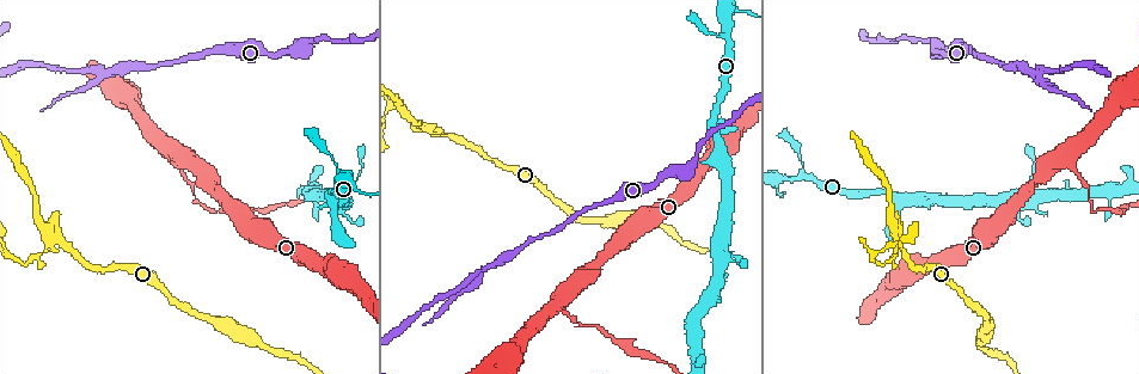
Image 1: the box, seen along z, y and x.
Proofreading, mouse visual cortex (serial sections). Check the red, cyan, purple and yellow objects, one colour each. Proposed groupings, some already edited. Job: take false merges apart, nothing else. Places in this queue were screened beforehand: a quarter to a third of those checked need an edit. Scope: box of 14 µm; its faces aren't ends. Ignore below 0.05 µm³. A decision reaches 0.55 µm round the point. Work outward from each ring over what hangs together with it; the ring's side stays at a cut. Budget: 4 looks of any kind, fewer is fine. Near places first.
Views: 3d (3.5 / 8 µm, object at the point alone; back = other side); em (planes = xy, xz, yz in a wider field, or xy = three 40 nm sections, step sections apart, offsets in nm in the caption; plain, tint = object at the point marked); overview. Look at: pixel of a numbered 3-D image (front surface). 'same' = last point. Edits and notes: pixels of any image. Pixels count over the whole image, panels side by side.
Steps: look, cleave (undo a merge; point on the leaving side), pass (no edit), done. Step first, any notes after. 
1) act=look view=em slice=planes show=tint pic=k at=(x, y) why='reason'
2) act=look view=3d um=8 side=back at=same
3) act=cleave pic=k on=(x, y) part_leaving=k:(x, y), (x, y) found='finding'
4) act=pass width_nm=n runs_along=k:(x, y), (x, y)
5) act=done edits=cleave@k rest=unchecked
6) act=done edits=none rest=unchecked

act=look view=3d um=3.5 side=back pic=1 at=(898, 237)

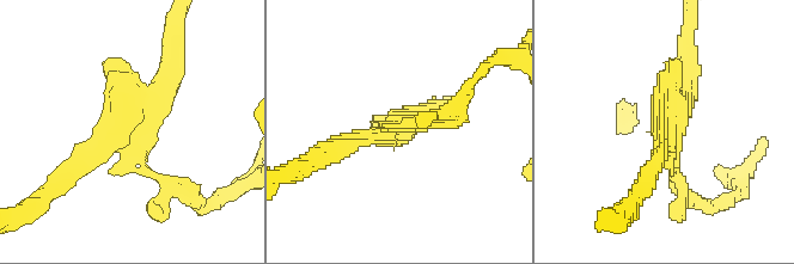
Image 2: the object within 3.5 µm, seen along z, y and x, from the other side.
act=look view=em slice=xy step=2 show=tint pic=2 at=(382, 133) why='need the tissue'

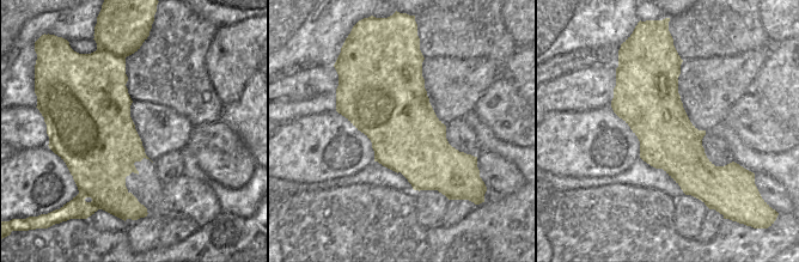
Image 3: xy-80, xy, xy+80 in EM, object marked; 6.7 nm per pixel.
act=cleave pic=2 on=(680, 195) part_leaving=2:(133, 147), (144, 170), (206, 207) found='a second cell is stuck on'

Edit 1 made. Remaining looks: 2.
act=look view=3d um=3.5 pic=1 at=(1033, 70) why='three-way junction'

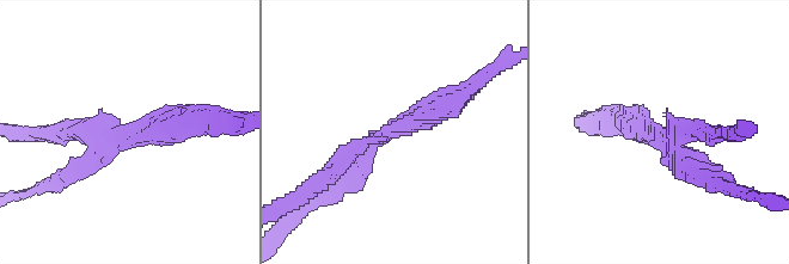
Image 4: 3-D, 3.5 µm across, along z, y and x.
act=look view=em slice=xy step=1 show=tint pic=4 at=(667, 132) arms=3 arm_widths_nm=200,250,350

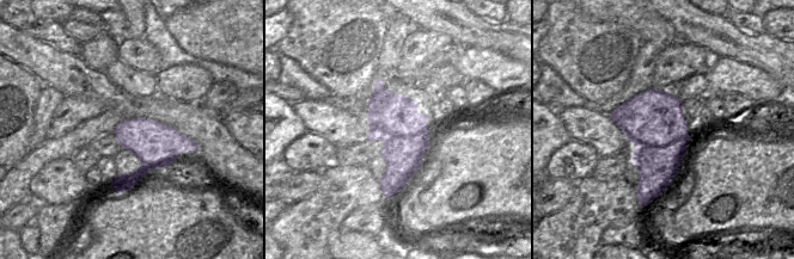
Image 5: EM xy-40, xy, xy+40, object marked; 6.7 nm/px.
act=pass found='one cell here'

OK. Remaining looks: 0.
act=done edits=cleave@2 rest=unchecked

